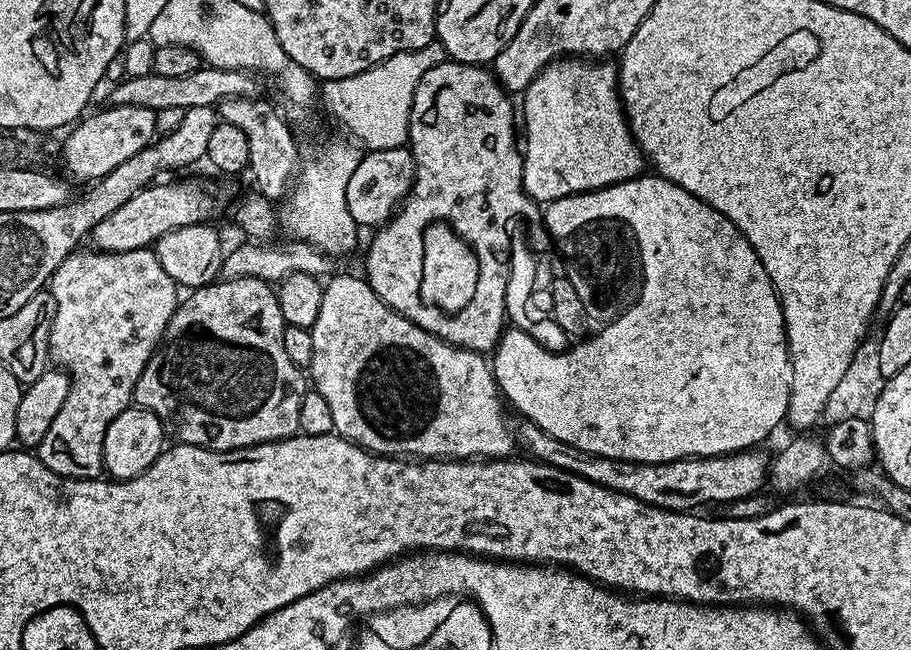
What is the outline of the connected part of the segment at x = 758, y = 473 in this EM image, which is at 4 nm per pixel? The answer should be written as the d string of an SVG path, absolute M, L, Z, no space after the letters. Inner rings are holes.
M521 419L514 428L519 447L525 448L533 460L540 460L555 468L566 470L575 476L586 478L603 488L638 498L650 506L668 508L672 512L692 512L699 504L727 506L747 496L757 495L764 486L769 471L770 456L759 447L745 448L742 452L730 452L726 456L702 456L670 462L635 464L622 458L606 458L602 454L590 454L590 450L578 450L570 442L562 442L532 420Z

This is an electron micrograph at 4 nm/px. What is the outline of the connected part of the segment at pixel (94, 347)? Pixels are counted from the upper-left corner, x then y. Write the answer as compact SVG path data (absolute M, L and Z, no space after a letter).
M151 247L125 252L84 251L67 256L50 281L56 309L48 355L57 369L67 372L68 393L62 410L50 422L50 430L46 430L46 438L42 438L38 455L47 468L65 480L94 480L104 472L102 442L106 440L106 429L133 403L138 378L153 352L161 347L166 326L178 307L178 286L162 270L162 262L158 262Z

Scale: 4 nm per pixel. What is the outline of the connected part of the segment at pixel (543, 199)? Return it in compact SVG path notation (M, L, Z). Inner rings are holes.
M561 58L547 64L539 74L530 82L530 86L524 89L522 99L524 99L524 112L522 108L522 155L524 165L522 166L522 182L524 192L532 200L546 205L551 200L566 198L570 194L582 194L583 192L596 192L600 188L605 188L618 182L626 182L641 175L646 168L646 157L636 145L636 139L632 137L632 129L628 126L628 117L624 115L624 106L620 103L620 85L618 83L618 68L615 63L601 62L596 58Z

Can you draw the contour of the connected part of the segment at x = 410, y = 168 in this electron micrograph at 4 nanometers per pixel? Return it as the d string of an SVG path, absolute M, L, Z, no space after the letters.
M373 148L365 151L358 162L358 170L350 174L350 182L346 185L346 206L350 210L350 218L354 218L361 229L375 230L381 224L387 224L404 203L415 176L411 148Z

